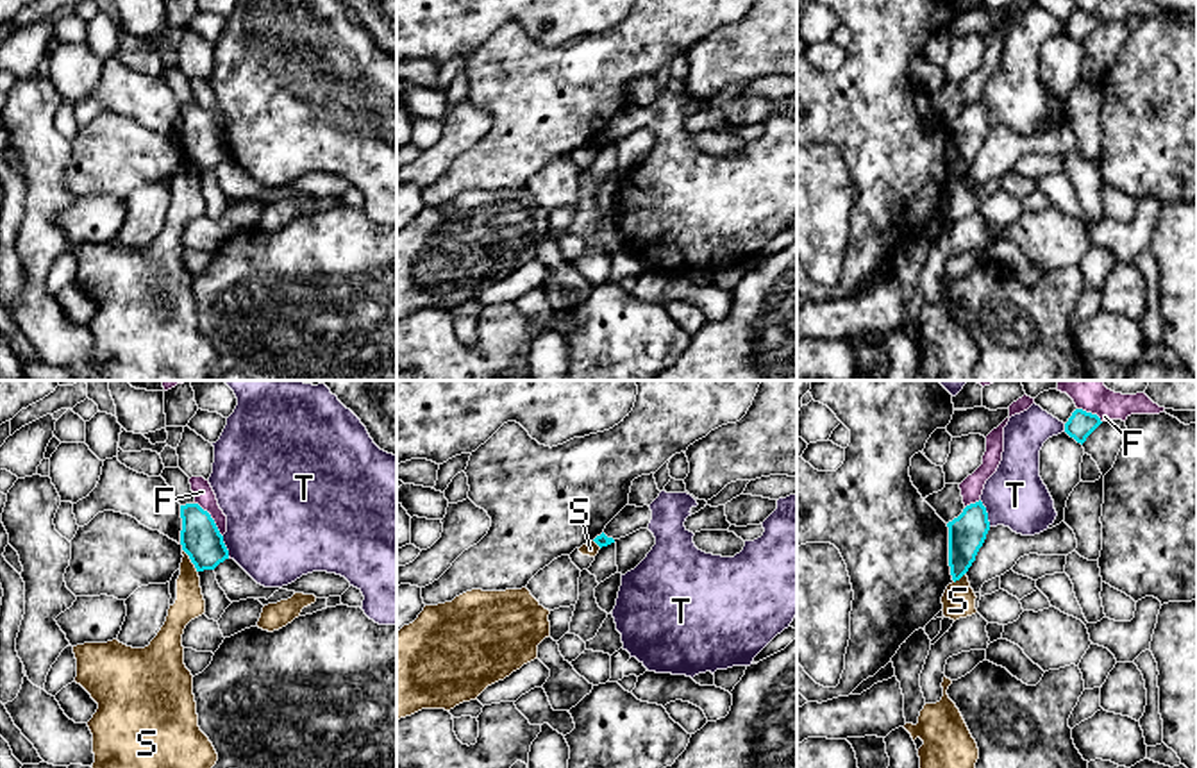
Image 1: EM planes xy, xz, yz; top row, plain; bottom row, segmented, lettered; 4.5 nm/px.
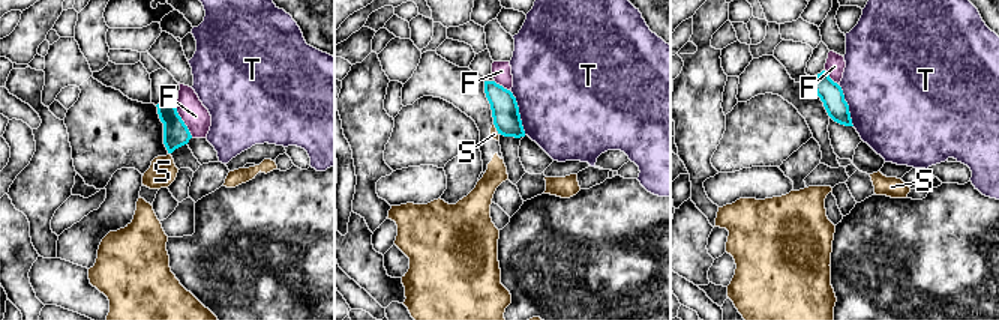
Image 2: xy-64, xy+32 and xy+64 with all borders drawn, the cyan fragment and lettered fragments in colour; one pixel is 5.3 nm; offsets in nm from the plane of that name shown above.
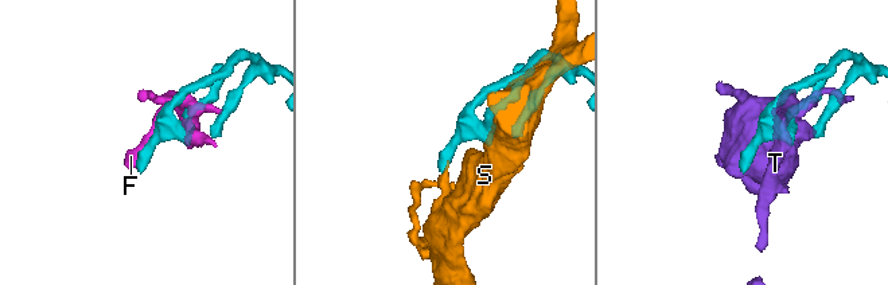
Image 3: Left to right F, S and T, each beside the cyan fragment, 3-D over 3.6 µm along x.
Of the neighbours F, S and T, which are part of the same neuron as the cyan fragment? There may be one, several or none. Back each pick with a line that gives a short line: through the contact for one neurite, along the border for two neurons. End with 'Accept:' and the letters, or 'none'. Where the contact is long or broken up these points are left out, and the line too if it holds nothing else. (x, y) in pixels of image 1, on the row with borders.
Accept: none

